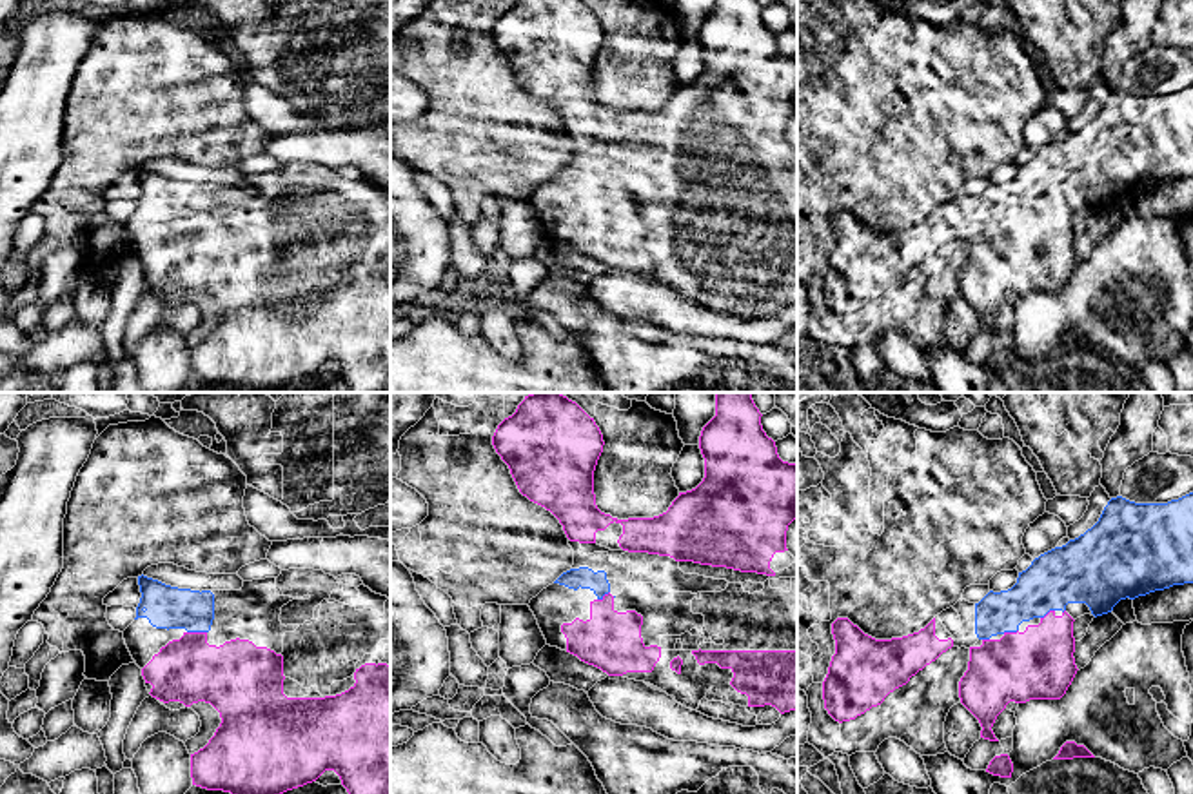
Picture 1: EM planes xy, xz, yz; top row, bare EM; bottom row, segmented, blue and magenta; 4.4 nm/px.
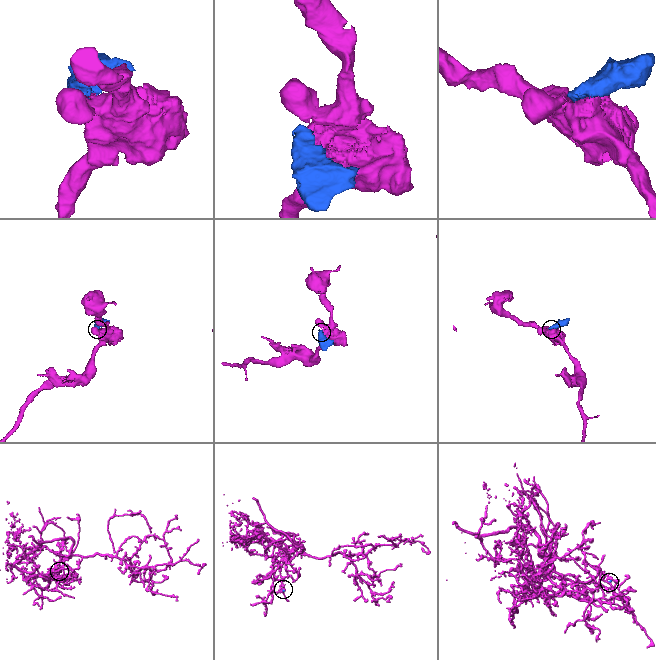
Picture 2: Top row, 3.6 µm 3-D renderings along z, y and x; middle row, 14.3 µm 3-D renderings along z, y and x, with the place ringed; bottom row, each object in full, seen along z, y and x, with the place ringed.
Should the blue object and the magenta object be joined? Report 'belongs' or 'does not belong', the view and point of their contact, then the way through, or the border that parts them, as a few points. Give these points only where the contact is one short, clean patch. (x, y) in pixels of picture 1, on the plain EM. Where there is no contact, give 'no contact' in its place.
belongs; meets blue in xy at (197, 224); runs through xy (167, 200), (173, 200), (197, 224), (197, 237), (229, 269)

